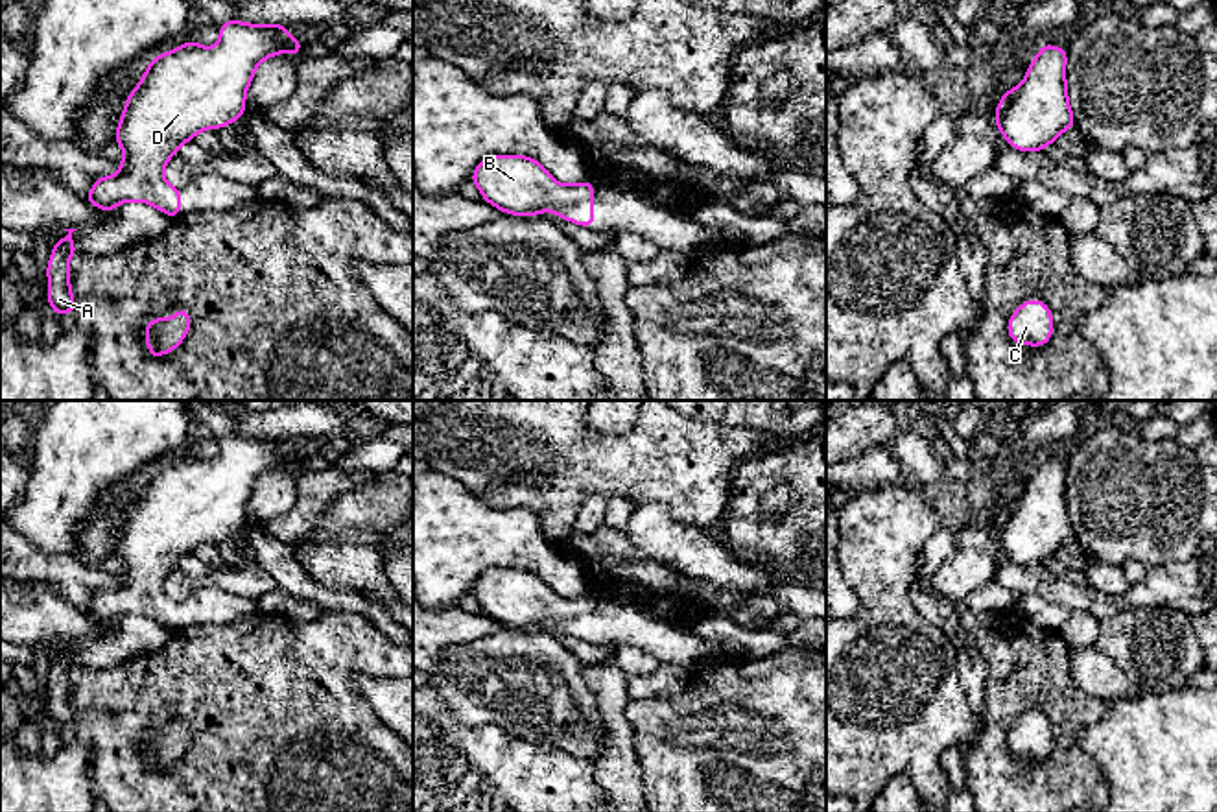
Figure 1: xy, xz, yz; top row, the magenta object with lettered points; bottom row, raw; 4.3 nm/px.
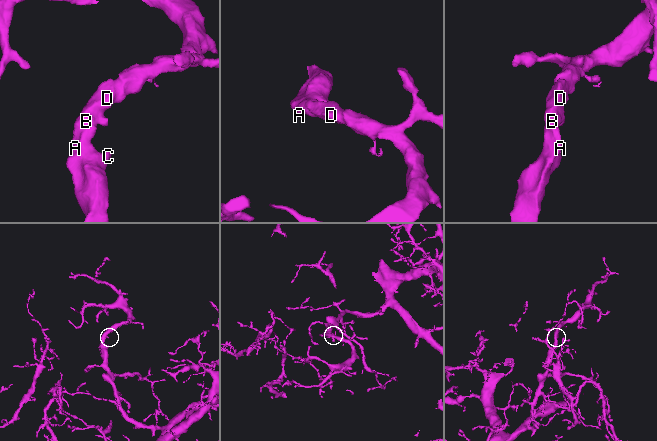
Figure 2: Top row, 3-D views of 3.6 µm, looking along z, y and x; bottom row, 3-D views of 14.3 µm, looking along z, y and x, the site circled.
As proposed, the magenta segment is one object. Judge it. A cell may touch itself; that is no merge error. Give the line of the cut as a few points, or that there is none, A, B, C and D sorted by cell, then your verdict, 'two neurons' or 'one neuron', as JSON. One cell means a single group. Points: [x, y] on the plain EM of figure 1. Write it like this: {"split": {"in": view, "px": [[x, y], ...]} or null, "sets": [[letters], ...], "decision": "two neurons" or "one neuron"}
{"split": null, "sets": [["A", "B", "C", "D"]], "decision": "one neuron"}

